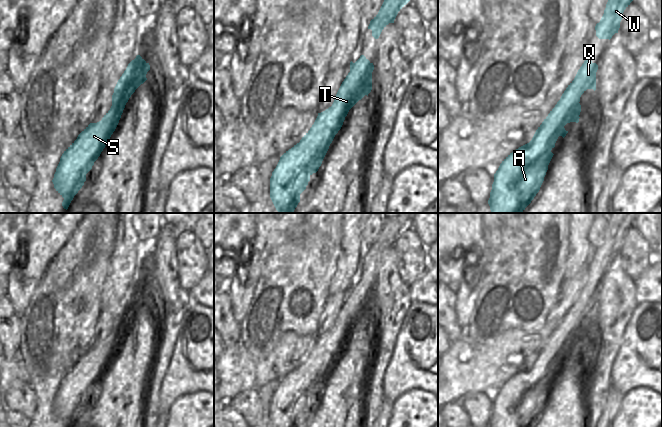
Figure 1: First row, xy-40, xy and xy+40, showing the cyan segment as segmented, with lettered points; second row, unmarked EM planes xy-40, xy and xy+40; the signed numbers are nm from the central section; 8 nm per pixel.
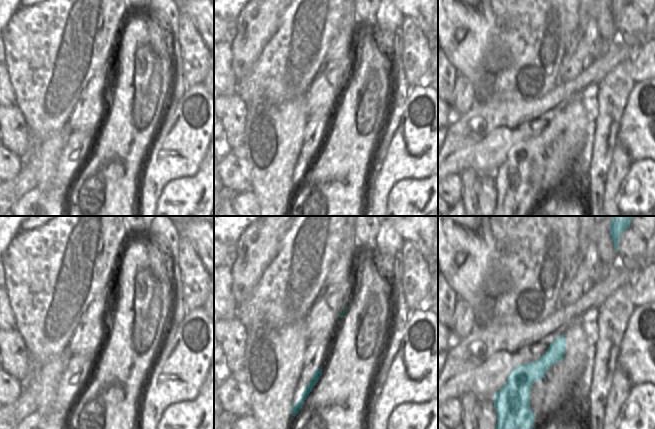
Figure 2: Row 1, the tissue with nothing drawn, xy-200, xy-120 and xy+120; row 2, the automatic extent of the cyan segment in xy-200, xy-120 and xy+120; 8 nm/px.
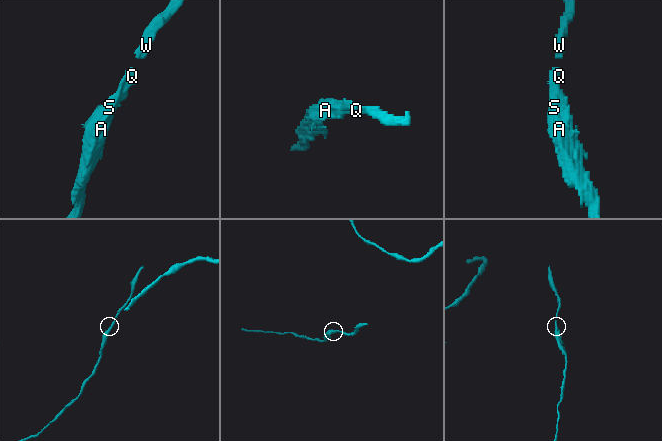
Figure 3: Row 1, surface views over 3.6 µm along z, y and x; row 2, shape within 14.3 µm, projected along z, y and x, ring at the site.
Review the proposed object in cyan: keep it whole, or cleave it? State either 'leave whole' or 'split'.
leave whole

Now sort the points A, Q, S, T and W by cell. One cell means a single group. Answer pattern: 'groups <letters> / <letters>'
groups A Q S T W

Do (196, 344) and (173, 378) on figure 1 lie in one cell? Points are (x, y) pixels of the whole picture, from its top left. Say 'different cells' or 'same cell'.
same cell

